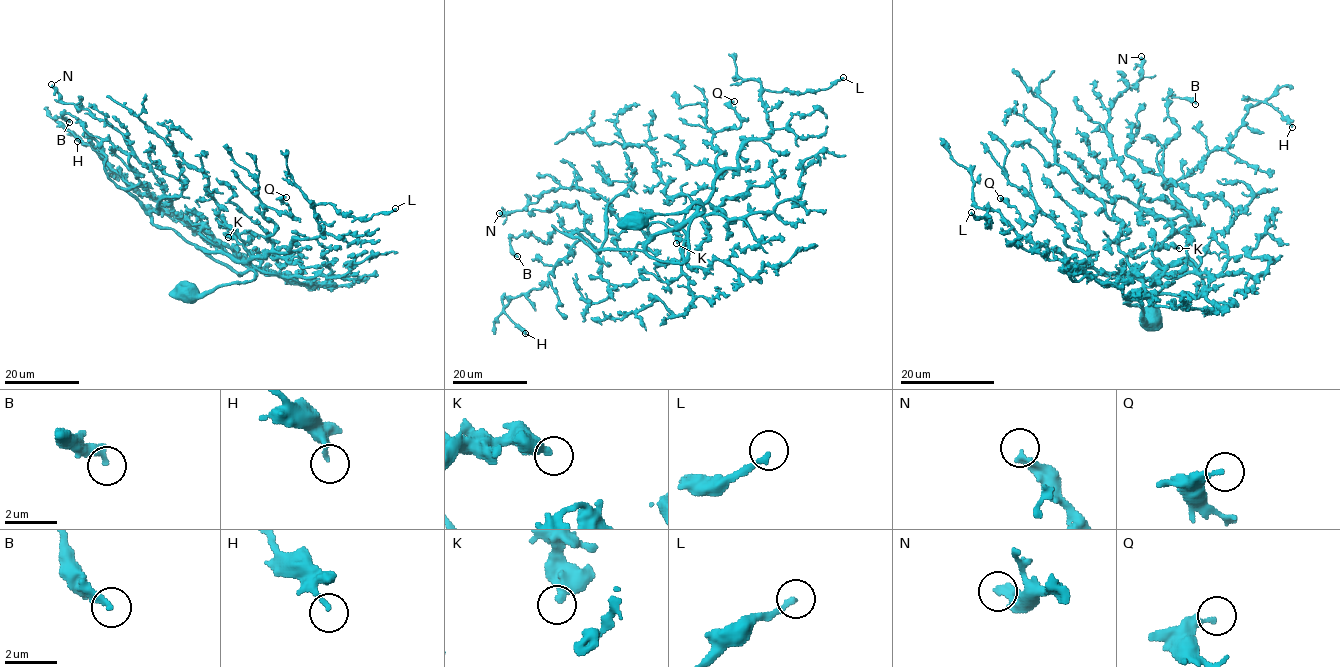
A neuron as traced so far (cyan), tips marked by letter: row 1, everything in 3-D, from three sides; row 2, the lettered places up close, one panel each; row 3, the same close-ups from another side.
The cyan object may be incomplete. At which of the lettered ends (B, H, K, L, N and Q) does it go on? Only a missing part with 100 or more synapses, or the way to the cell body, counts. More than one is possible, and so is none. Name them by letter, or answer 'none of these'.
none of these

